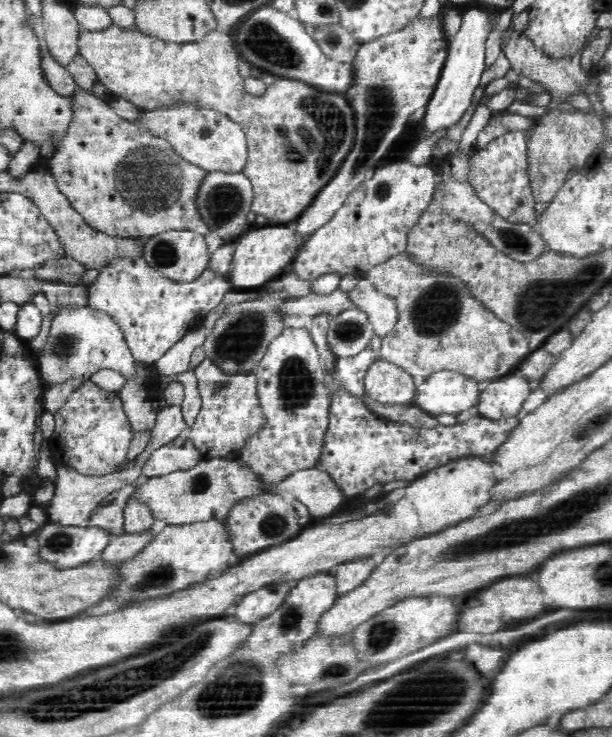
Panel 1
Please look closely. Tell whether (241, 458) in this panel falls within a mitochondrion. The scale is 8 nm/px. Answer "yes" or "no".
no

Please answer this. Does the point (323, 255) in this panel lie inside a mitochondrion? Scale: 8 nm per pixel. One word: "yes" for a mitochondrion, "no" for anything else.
no

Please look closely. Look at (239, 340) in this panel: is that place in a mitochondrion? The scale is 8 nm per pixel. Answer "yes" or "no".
yes

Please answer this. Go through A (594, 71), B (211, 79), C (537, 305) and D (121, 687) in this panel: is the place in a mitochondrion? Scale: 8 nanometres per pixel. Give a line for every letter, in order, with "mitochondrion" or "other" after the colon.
A: other
B: other
C: mitochondrion
D: mitochondrion

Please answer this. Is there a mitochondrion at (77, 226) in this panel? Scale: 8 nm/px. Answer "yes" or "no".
no

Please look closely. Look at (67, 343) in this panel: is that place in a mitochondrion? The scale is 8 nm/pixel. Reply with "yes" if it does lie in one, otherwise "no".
yes

